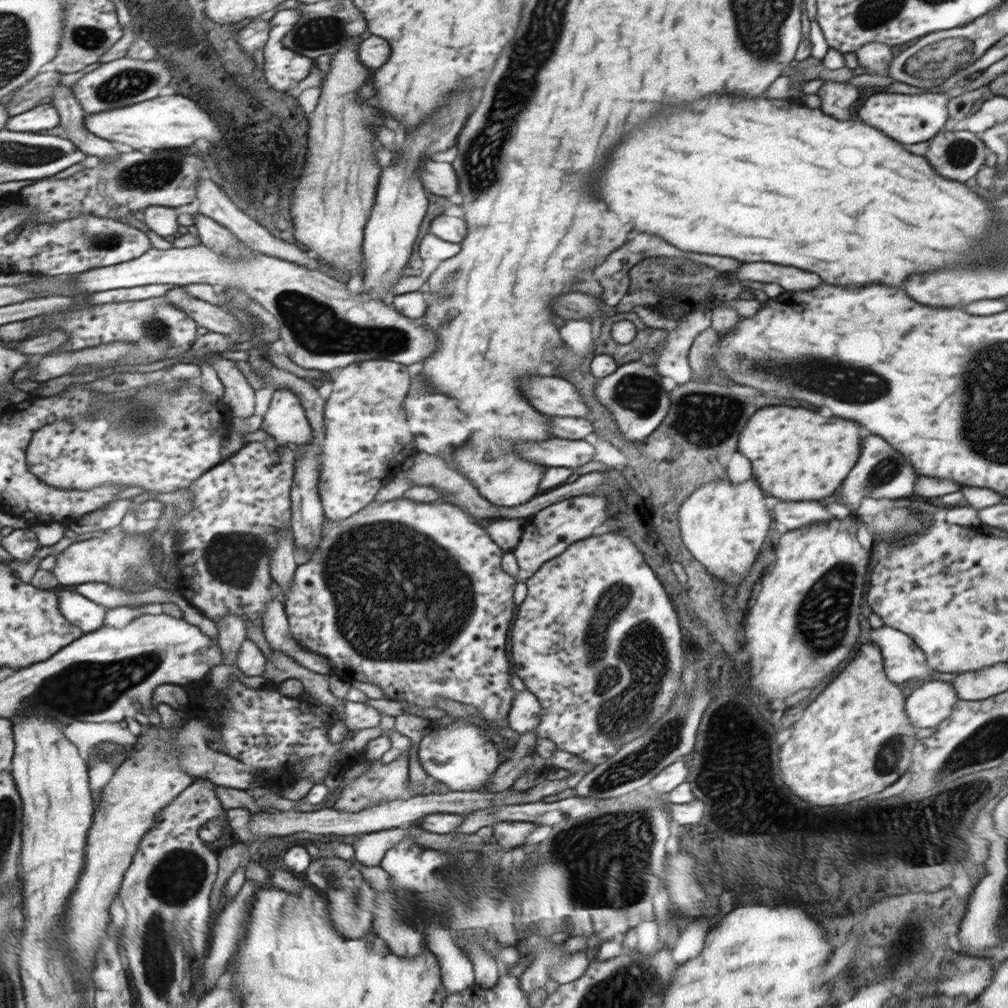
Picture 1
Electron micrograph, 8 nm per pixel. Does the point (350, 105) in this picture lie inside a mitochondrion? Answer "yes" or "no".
no

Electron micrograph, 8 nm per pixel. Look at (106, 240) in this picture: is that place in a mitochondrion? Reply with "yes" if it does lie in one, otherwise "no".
yes

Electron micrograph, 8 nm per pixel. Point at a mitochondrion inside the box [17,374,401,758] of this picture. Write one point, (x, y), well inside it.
(84, 687)

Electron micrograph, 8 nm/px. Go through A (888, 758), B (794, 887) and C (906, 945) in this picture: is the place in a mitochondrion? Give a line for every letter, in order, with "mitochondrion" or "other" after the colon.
A: mitochondrion
B: other
C: other

